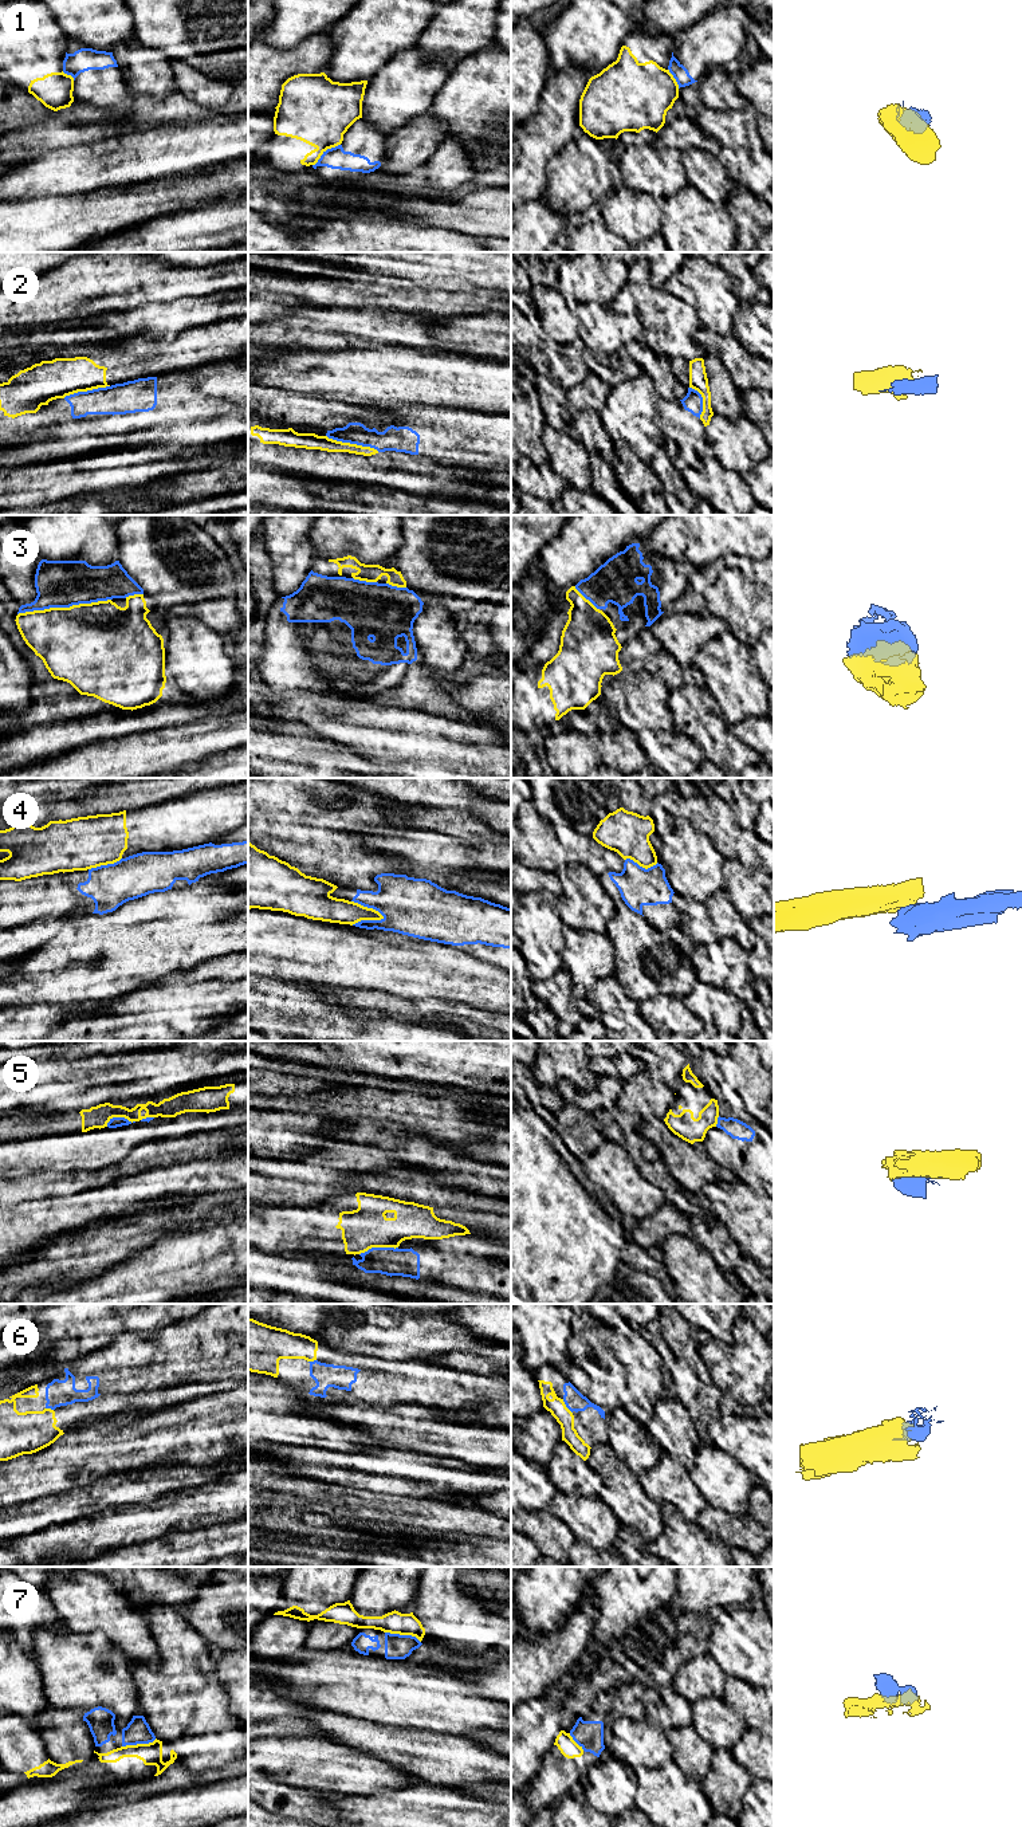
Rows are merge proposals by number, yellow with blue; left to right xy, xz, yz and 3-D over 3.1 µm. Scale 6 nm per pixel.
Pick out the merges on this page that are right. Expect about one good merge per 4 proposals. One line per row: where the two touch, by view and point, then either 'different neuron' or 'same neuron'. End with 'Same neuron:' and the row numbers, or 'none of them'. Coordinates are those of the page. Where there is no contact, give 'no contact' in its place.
1: xz (325, 150) | different neuron
2: xz (353, 444) | different neuron
3: xy (63, 608) | same neuron
4: xz (366, 907) | different neuron
5: xz (378, 1246) | different neuron
6: yz (565, 1406) | same neuron
7: xz (403, 1634) | different neuron
Same neuron: 3, 6

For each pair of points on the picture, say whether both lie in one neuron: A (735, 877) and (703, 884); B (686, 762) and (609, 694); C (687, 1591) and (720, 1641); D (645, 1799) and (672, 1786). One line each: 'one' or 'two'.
A: two
B: one
C: two
D: one

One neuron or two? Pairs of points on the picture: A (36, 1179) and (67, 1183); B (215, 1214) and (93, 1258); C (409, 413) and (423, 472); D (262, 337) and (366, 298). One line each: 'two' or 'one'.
A: one
B: one
C: two
D: two

